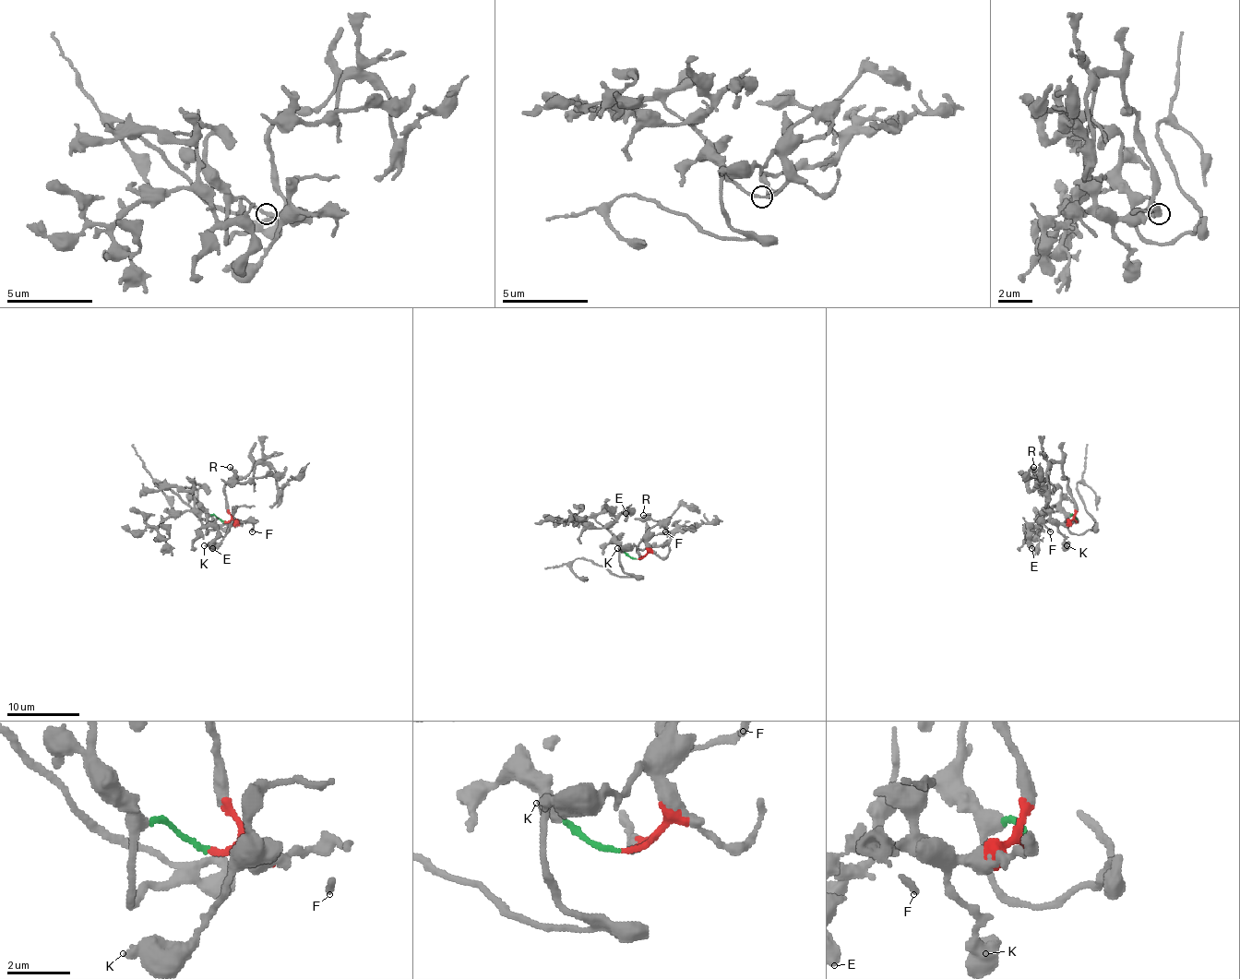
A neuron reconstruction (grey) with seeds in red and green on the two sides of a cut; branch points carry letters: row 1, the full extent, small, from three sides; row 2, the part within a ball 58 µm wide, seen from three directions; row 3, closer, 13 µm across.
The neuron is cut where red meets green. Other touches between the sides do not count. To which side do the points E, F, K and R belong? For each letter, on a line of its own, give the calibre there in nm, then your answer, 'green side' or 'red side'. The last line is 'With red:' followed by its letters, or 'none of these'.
E: calibre 500 nm; green side
F: calibre 180 nm; red side
K: calibre 420 nm; red side
R: calibre 280 nm; red side
With red: F, K, R

